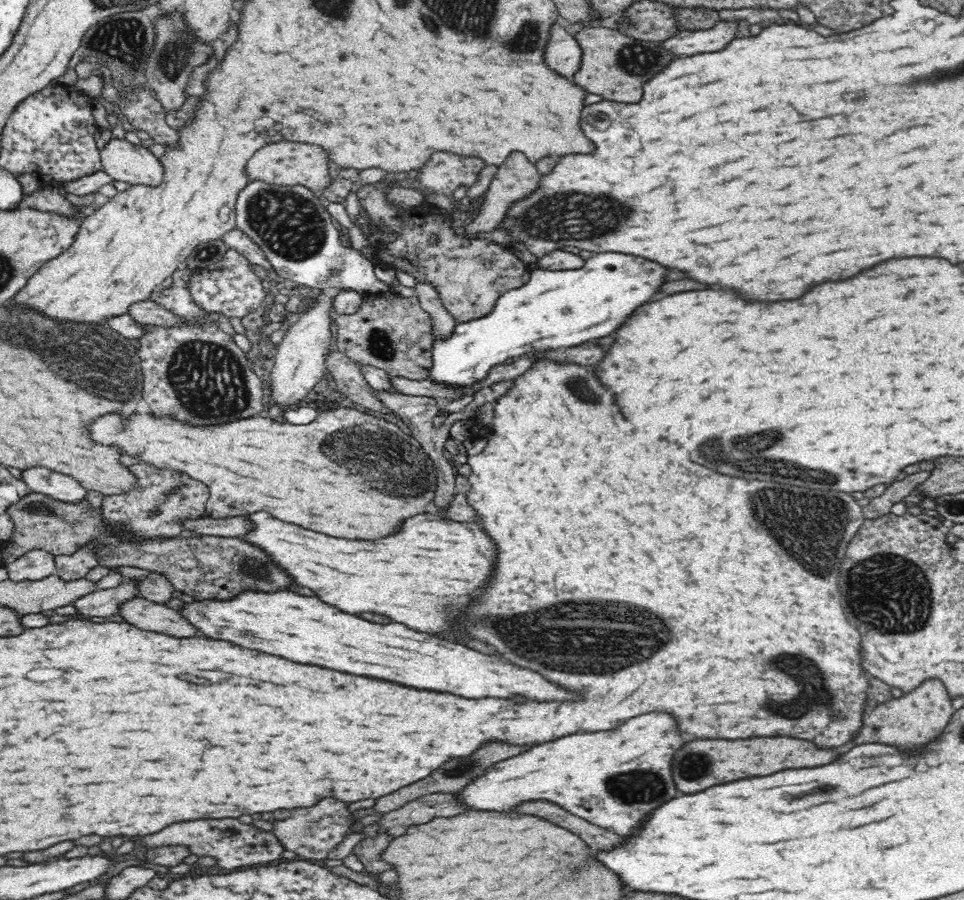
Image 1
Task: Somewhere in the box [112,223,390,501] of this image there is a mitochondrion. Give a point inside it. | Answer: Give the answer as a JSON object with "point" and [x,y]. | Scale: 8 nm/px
{"point":[209,376]}

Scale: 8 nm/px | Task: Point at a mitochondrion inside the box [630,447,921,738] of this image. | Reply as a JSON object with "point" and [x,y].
{"point":[808,526]}

